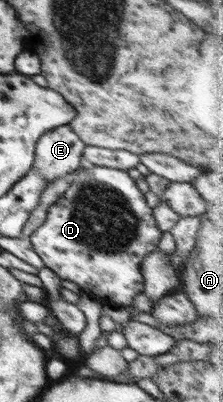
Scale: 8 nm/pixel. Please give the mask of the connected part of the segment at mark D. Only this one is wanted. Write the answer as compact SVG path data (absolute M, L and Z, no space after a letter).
M86 164L78 170L66 192L48 207L45 222L29 238L45 266L62 280L75 282L83 294L89 294L102 305L126 308L144 290L142 259L157 248L162 233L157 227L153 209L146 204L145 195L126 170Z

